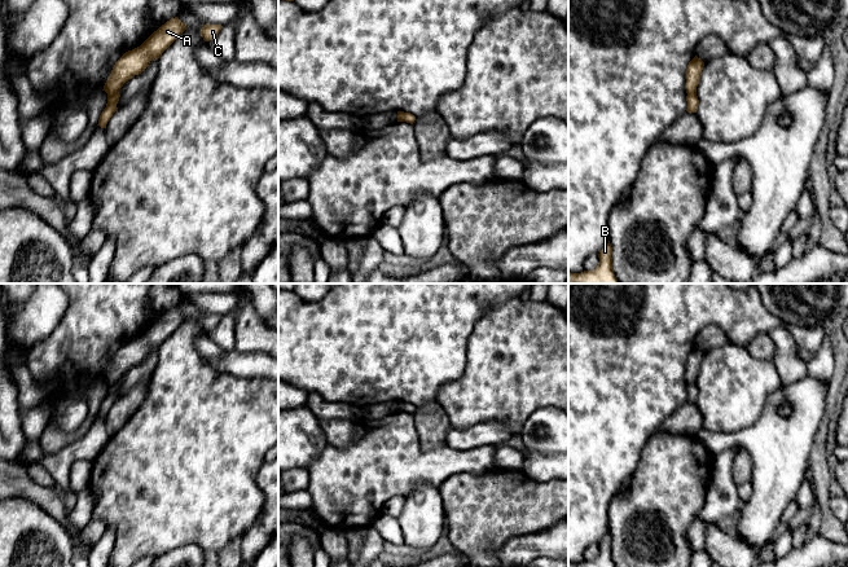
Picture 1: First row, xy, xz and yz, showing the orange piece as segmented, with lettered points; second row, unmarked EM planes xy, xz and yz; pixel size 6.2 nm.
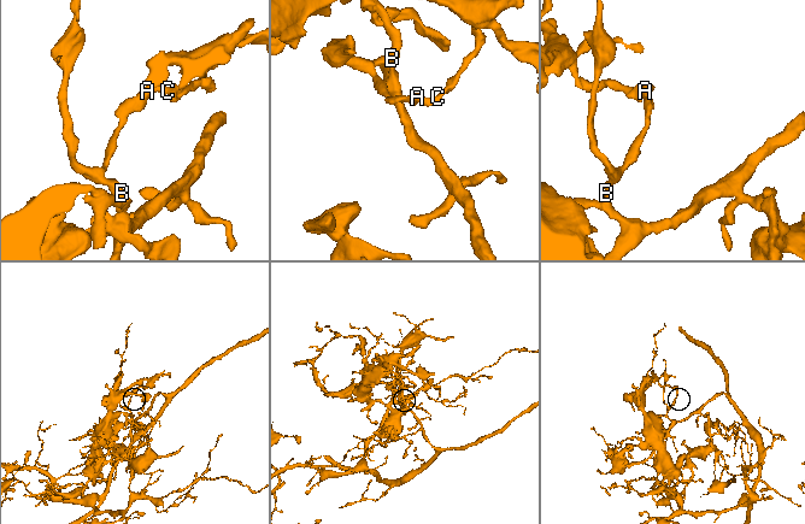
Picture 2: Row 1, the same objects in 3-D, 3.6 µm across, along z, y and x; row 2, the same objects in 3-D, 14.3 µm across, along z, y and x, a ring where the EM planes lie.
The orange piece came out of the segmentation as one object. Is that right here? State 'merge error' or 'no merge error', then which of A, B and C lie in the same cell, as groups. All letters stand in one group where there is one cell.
merge error; groups A C / B

